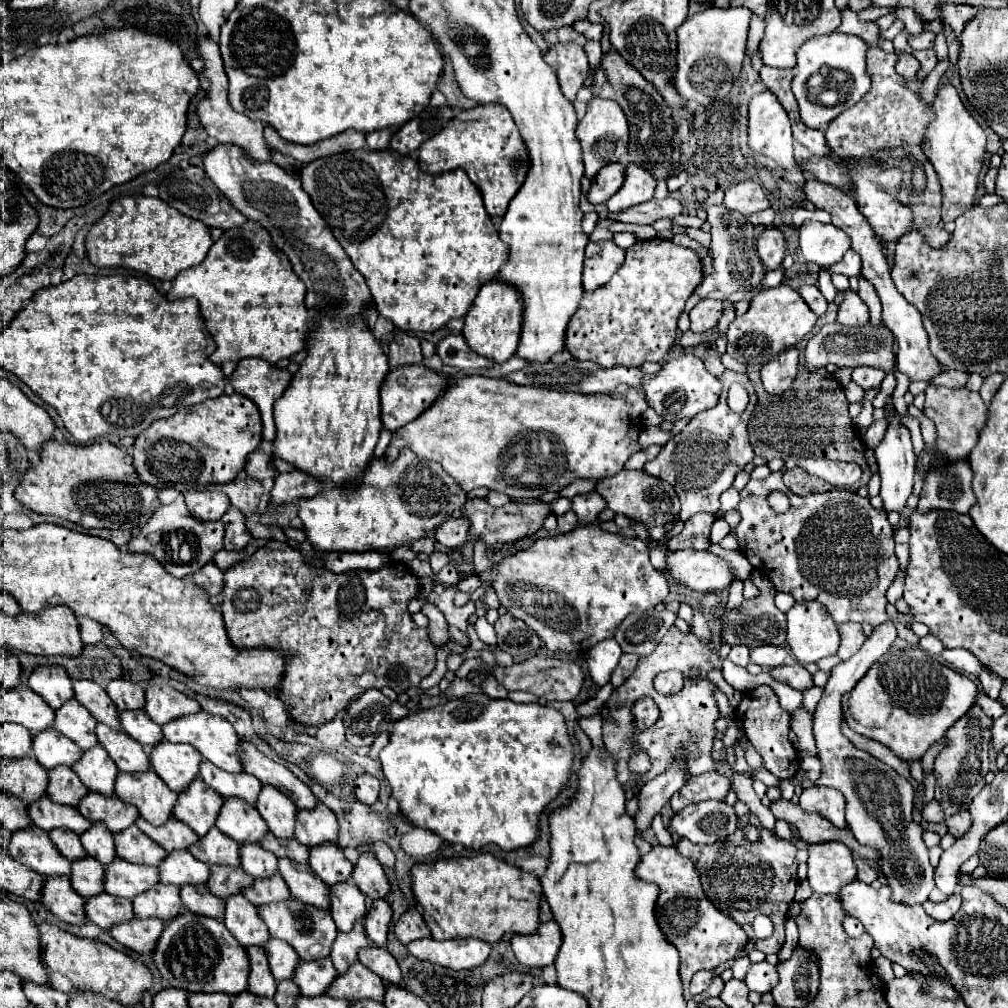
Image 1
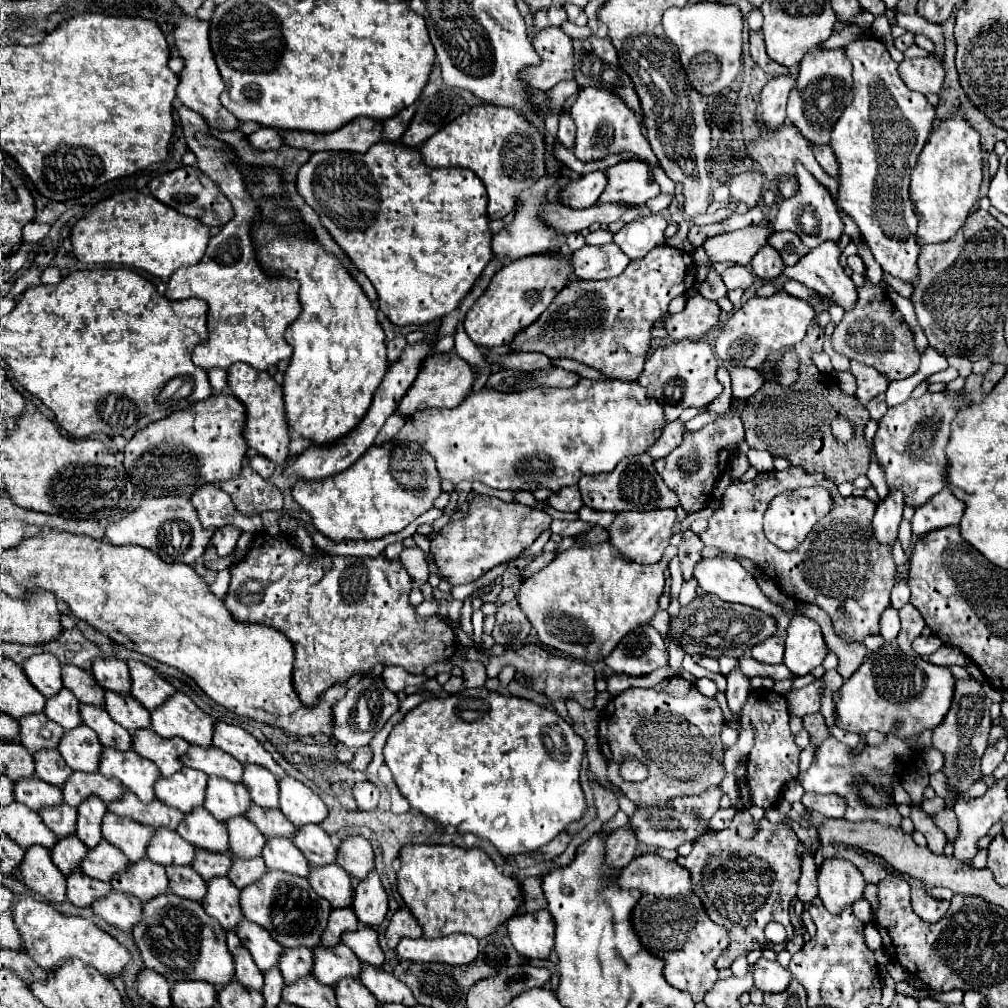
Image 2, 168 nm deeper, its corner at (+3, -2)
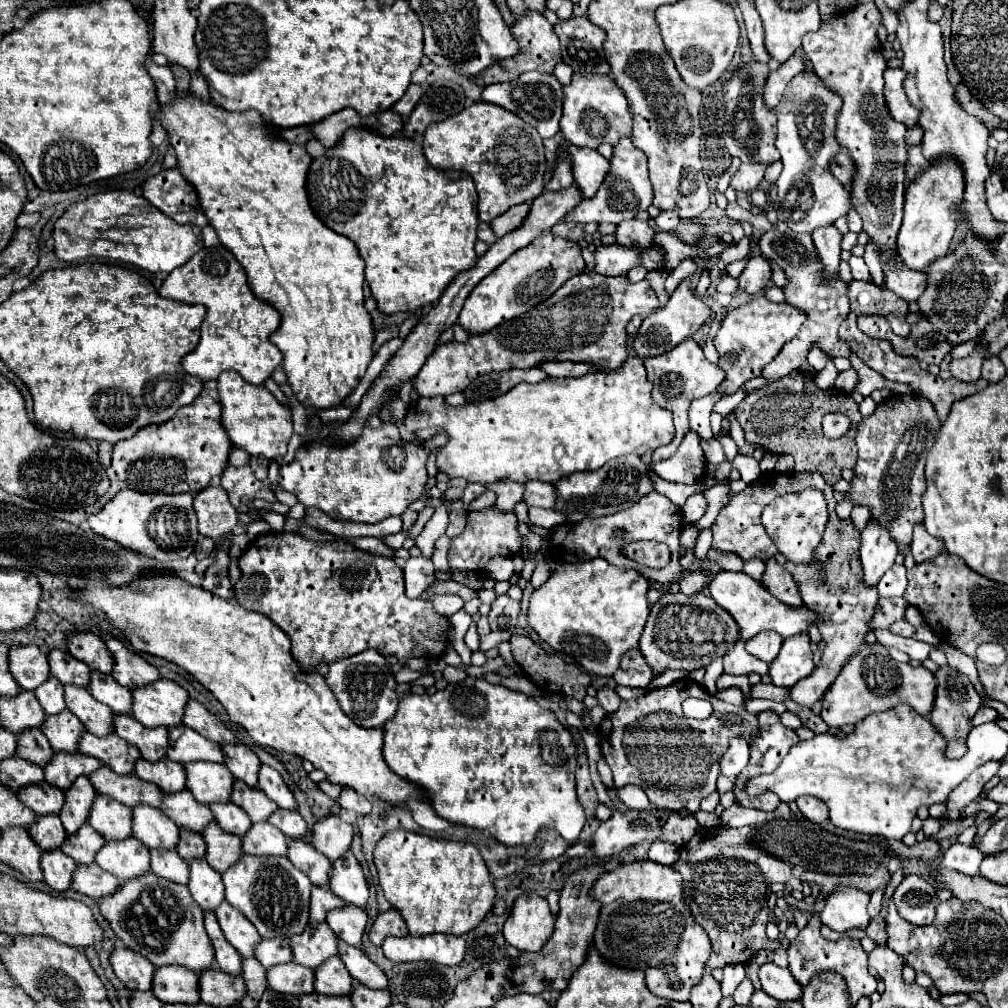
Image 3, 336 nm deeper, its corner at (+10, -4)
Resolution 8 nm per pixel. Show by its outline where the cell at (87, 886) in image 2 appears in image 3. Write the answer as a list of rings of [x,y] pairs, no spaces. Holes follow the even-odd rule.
[[[61,851],[43,853],[41,867],[43,867],[45,883],[53,891],[63,893],[63,891],[71,889],[71,879],[73,879],[73,873],[75,873],[75,867],[77,867],[77,863],[71,857],[63,855]]]

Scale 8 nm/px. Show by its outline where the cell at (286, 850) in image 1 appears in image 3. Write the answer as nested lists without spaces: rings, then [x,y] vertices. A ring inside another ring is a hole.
[[[235,781],[235,793],[231,795],[231,801],[239,805],[253,823],[267,821],[277,807],[275,803],[271,803],[271,799],[267,799],[267,795],[263,795],[261,789],[251,789],[245,783],[237,783],[237,781]]]

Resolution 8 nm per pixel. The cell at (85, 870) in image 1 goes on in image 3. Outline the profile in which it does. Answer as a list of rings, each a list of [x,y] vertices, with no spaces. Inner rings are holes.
[[[59,817],[39,819],[39,827],[31,827],[29,835],[41,847],[41,851],[61,849],[61,845],[67,839],[67,831],[63,831],[63,825],[59,823]]]

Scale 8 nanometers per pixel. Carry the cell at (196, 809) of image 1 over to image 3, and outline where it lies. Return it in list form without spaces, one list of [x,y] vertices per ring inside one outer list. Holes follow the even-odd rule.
[[[139,759],[139,767],[135,767],[135,775],[147,783],[155,783],[167,795],[183,791],[187,781],[185,767],[179,763],[171,763],[171,759],[165,759],[163,763],[147,763],[145,759]]]

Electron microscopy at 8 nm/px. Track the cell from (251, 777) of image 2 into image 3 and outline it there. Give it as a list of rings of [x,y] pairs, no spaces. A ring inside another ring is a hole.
[[[241,743],[239,747],[221,747],[221,749],[225,755],[225,767],[233,773],[233,777],[247,783],[249,787],[257,787],[261,769],[261,761],[257,759],[257,755],[247,745]]]

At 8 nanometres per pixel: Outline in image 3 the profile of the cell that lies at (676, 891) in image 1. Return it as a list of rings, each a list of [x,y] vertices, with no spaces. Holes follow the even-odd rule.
[[[651,859],[623,863],[621,867],[603,873],[599,881],[595,881],[591,895],[601,901],[601,915],[595,931],[595,947],[599,953],[621,967],[641,969],[645,973],[645,983],[651,993],[665,999],[689,1001],[691,989],[701,981],[705,973],[705,963],[711,955],[711,941],[703,927],[699,927],[685,903],[681,875],[673,871],[673,867],[655,863]]]

